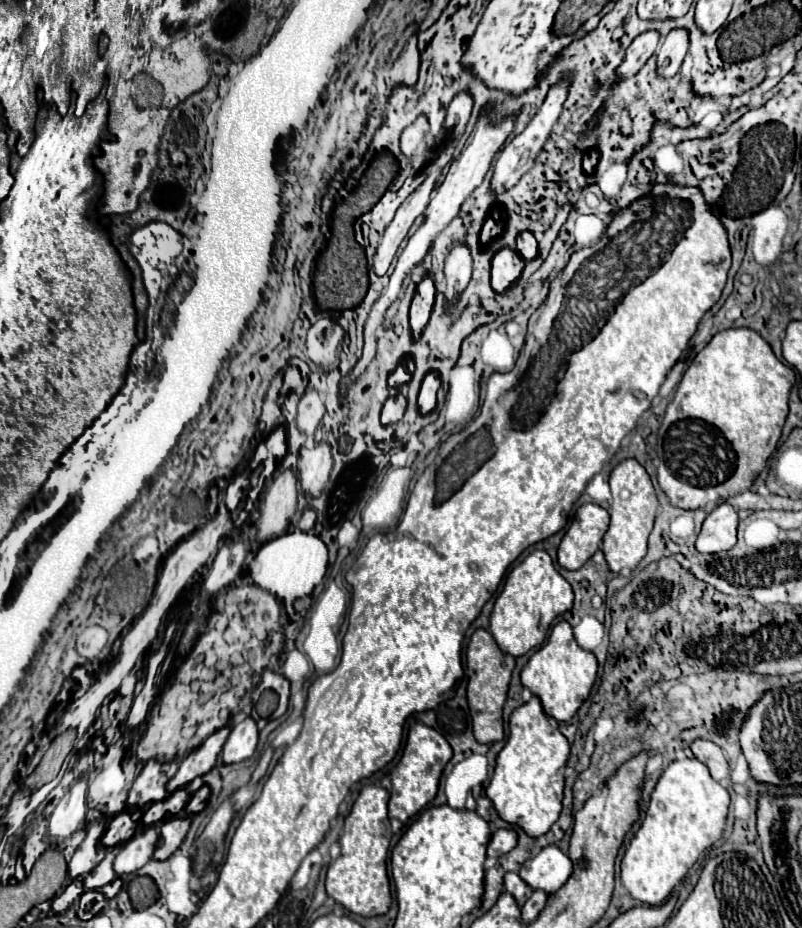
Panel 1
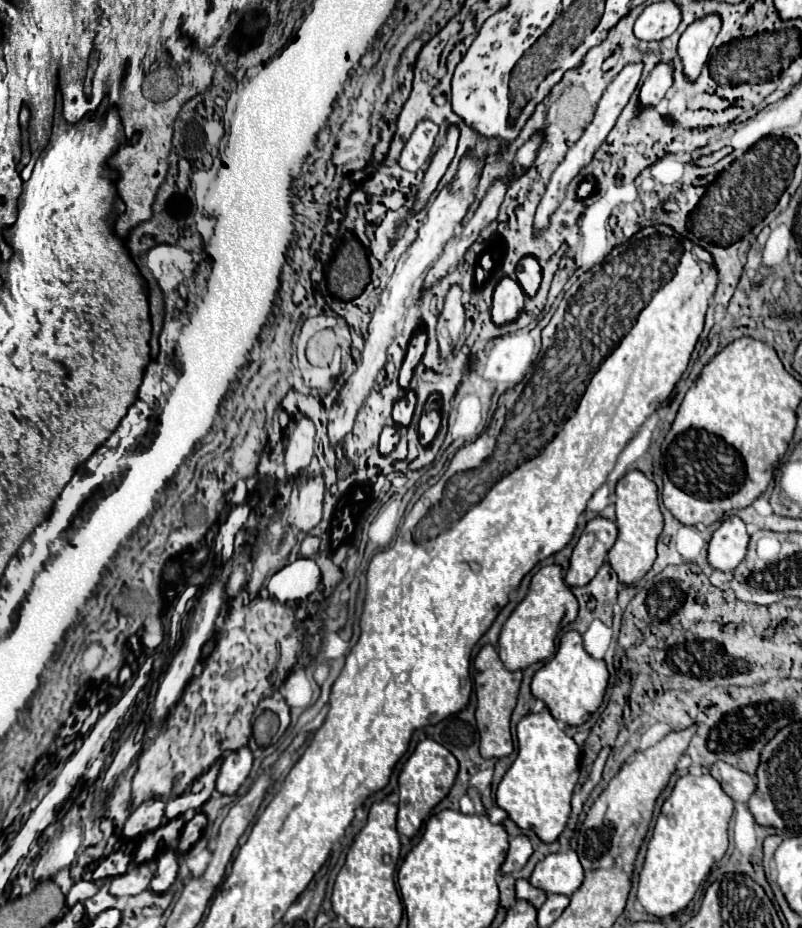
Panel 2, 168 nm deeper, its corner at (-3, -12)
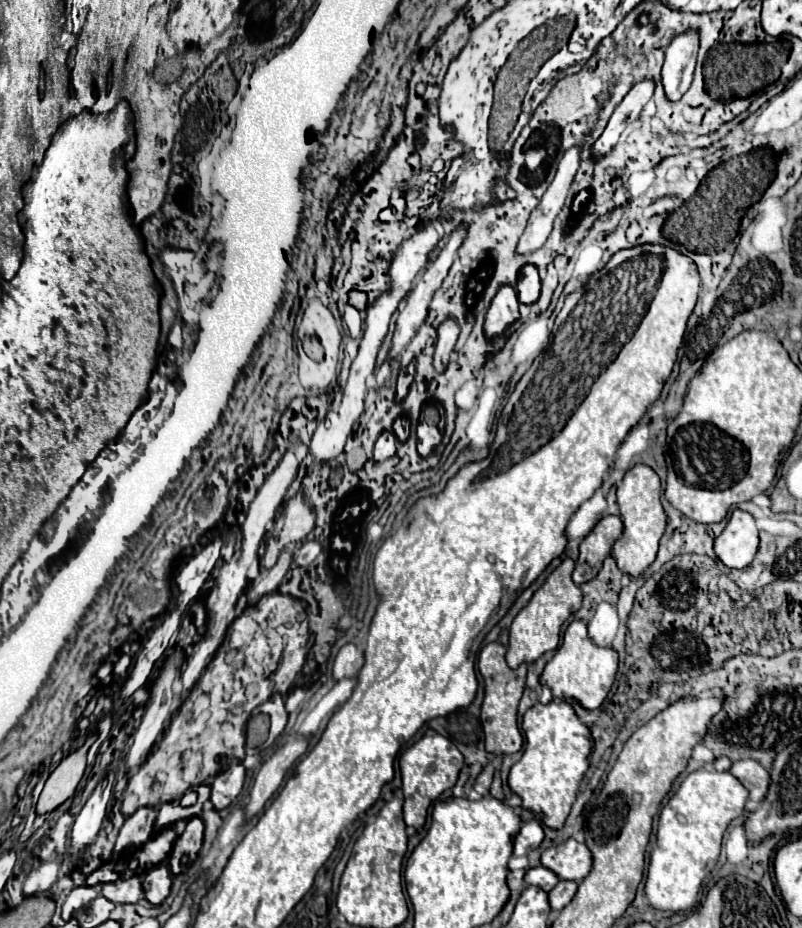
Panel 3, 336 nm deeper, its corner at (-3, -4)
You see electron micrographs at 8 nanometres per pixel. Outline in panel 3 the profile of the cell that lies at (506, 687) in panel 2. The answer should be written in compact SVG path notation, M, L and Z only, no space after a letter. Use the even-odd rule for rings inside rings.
M488 643L478 655L478 669L480 675L484 677L484 701L482 701L480 721L486 737L486 751L494 755L516 753L522 747L522 735L516 723L516 709L524 691L526 665L520 665L518 669L510 669L504 661L504 653L506 647L502 643Z

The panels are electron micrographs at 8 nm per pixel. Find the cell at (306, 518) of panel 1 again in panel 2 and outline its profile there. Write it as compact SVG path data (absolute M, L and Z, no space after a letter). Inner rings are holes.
M306 535L302 545L300 545L300 557L314 557L318 553L318 547L320 547L320 539L318 537L312 537L312 535Z

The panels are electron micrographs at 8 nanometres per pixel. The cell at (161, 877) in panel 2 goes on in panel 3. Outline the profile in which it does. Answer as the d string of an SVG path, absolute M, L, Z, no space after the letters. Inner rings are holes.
M162 863L162 865L156 865L152 867L146 877L144 877L144 895L146 899L152 903L152 905L160 905L168 893L170 893L170 885L172 885L172 879L170 879L170 871L168 867Z

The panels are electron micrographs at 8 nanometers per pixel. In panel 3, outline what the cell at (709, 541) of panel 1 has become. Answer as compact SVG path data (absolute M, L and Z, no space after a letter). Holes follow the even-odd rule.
M734 509L728 525L714 541L714 551L726 567L748 567L758 551L758 529L754 517L746 511Z

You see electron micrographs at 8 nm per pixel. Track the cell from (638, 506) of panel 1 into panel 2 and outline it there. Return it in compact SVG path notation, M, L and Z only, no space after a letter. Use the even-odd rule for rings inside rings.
M628 471L616 487L616 527L618 539L608 553L608 563L614 565L620 583L632 585L640 581L656 559L656 541L662 533L662 513L658 507L658 489L642 471Z

